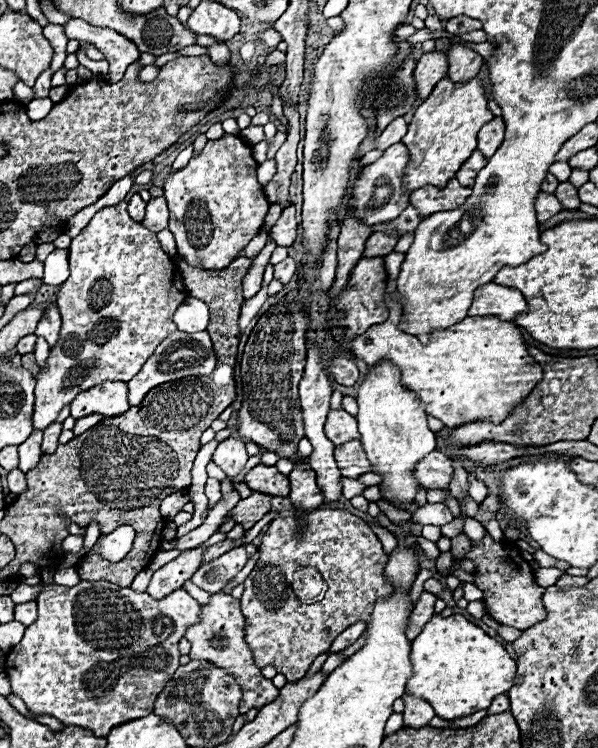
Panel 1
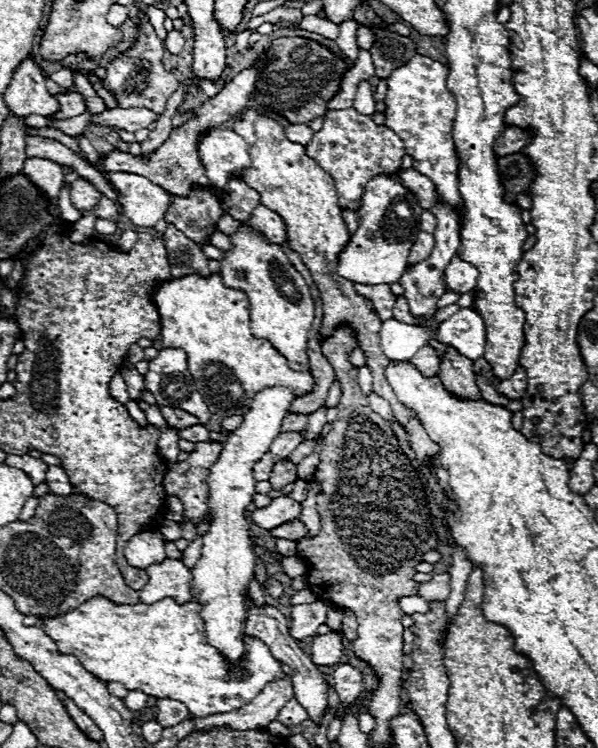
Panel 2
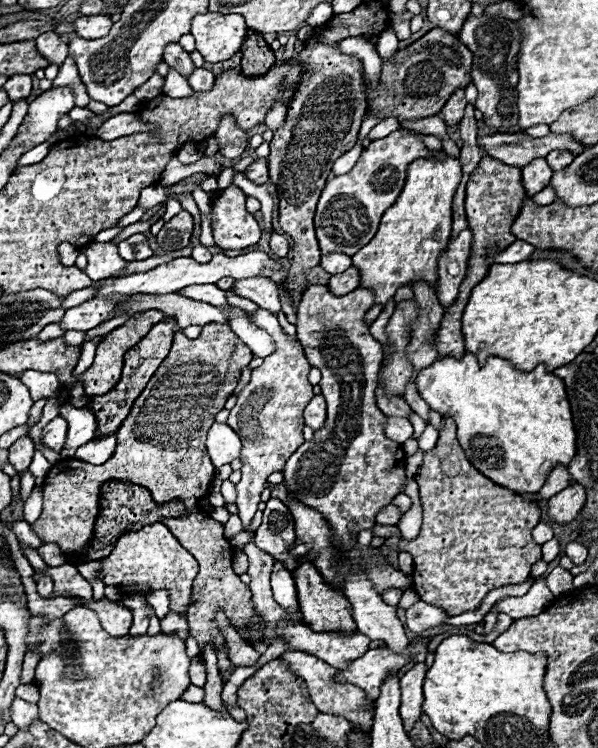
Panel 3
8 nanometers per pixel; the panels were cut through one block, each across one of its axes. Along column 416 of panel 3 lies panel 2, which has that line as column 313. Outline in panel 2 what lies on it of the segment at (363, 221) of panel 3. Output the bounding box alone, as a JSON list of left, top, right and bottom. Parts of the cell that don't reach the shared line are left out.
[306,108,406,210]

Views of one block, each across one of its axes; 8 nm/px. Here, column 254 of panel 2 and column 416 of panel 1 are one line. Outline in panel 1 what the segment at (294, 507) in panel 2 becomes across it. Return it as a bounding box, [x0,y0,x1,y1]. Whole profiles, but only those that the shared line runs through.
[412,504,452,526]

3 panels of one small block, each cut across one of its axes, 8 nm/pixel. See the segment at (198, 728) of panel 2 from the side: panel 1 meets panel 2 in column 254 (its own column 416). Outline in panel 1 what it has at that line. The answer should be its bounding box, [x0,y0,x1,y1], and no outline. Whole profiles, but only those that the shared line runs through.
[402,694,436,728]

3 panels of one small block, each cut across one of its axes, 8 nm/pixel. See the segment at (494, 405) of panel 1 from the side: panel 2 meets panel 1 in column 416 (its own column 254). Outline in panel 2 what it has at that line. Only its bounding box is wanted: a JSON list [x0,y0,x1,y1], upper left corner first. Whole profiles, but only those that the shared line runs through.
[154,274,314,416]

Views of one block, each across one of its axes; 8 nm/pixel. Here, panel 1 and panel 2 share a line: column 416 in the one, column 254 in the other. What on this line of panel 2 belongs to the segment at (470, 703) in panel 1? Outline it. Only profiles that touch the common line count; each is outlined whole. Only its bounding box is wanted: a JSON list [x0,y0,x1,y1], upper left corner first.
[42,598,284,718]

